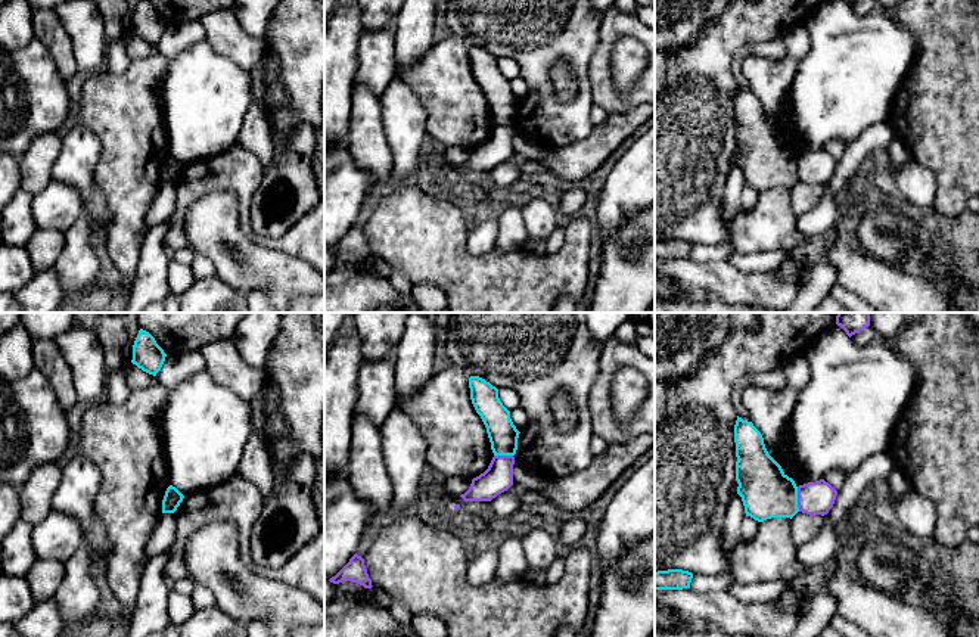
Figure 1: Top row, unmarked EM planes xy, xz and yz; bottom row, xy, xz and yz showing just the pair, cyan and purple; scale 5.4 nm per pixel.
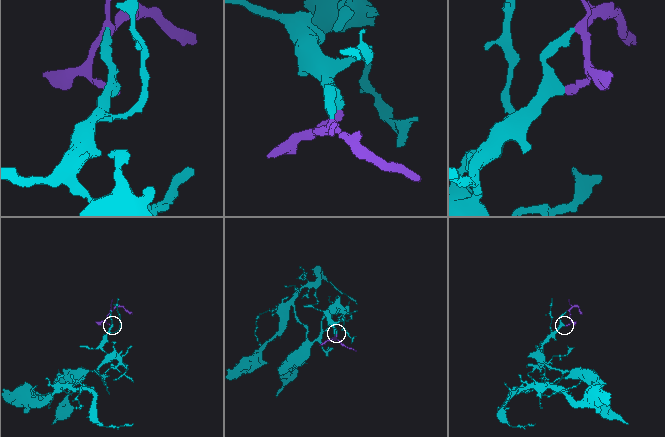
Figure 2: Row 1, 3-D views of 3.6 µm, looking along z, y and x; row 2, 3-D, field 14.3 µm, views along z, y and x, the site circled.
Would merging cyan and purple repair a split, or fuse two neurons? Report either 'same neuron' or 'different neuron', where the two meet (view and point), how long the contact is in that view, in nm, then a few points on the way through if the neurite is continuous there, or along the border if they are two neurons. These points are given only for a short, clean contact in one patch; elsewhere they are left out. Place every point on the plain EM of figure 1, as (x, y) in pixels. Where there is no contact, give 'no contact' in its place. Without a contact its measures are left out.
different neuron | yz (796, 168) | 140 nm

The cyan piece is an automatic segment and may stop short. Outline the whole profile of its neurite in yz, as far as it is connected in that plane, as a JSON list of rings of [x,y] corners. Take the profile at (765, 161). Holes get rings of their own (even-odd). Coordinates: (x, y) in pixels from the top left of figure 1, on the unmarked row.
[[[737,86],[734,94],[736,150],[746,186],[758,192],[771,187],[793,187],[798,178],[798,156],[768,124],[761,102],[752,91]]]

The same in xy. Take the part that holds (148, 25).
[[[139,0],[133,15],[131,32],[143,41],[156,46],[165,31],[165,27],[167,24],[156,13],[155,7],[146,0]]]

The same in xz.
[[[479,46],[469,47],[470,69],[481,86],[494,125],[515,125],[519,100],[510,88],[510,81],[498,68],[498,59]]]

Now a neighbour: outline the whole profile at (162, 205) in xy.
[[[161,183],[147,212],[146,224],[153,227],[165,221],[174,211],[175,206],[175,187],[174,183]]]

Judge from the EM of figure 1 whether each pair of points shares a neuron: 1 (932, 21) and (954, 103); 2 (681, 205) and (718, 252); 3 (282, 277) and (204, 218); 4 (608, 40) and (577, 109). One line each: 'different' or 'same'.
1: same
2: different
3: same
4: different

